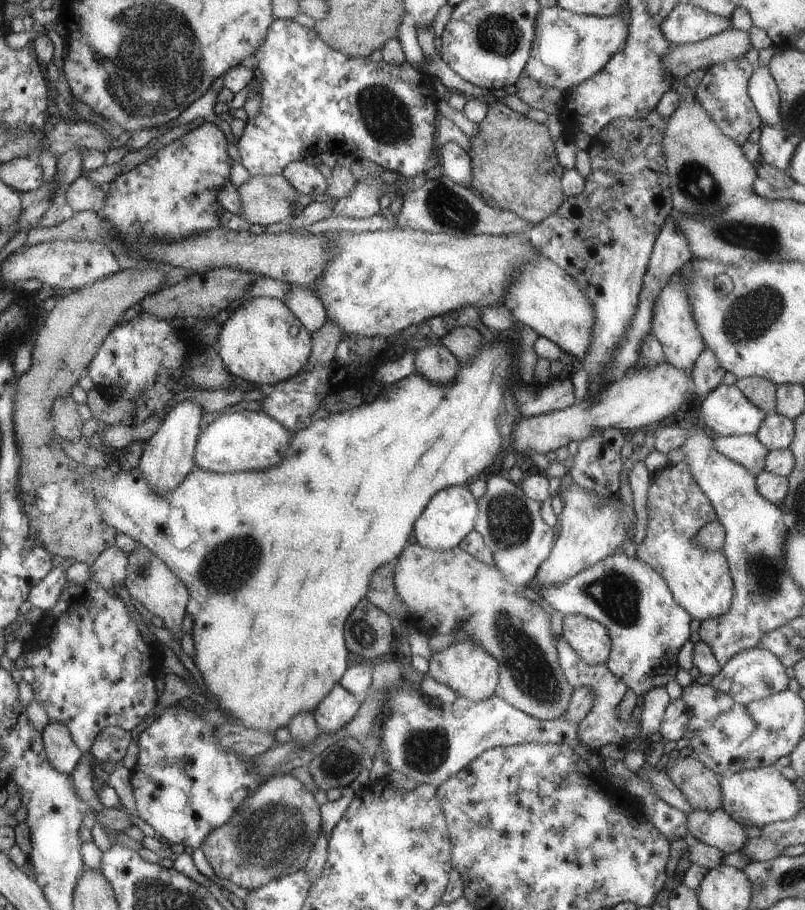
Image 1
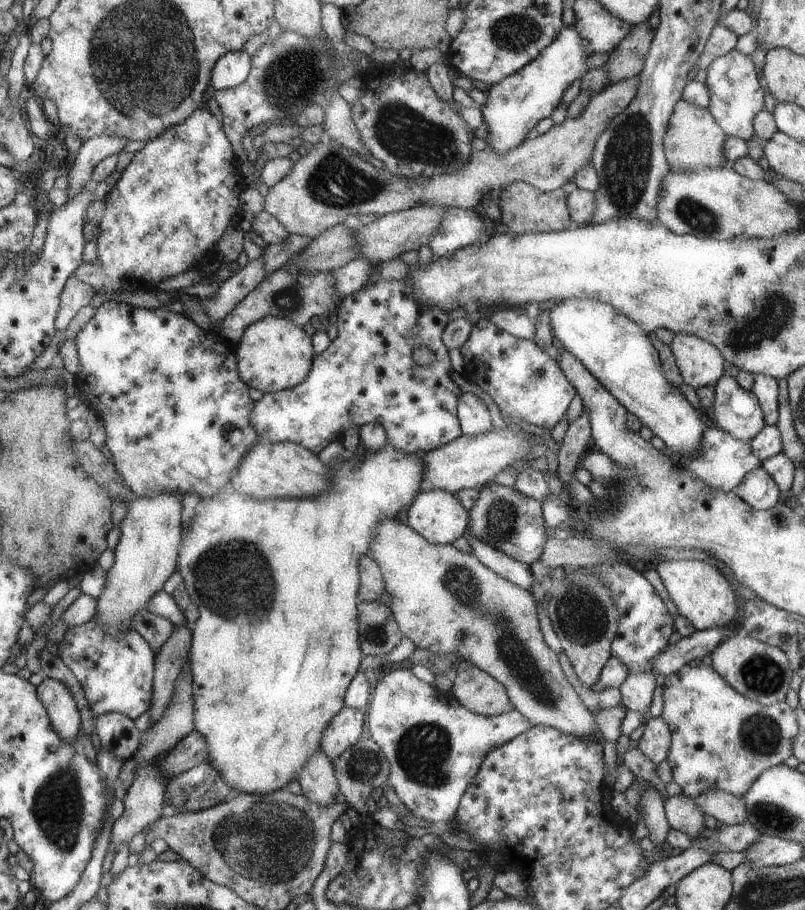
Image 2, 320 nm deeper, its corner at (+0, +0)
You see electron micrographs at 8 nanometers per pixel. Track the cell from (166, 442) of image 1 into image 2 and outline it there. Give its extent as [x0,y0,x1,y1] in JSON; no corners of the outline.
[96,490,184,636]

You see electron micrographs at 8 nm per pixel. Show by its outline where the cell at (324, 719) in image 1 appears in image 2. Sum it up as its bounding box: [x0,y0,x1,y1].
[321,708,364,760]

